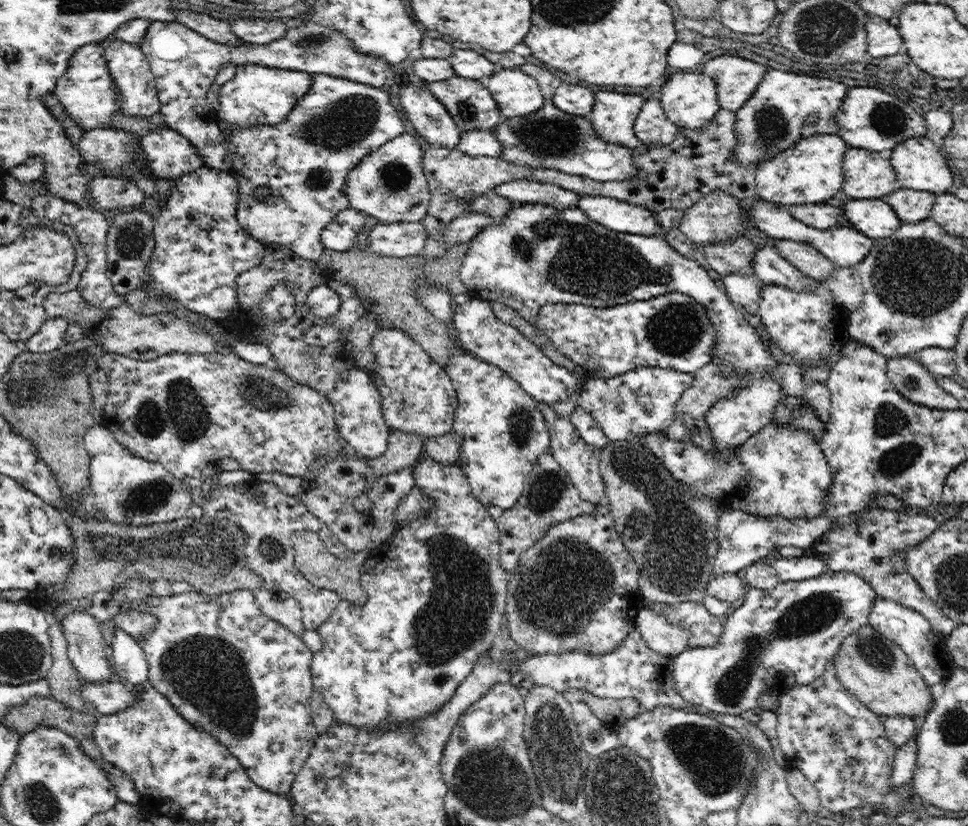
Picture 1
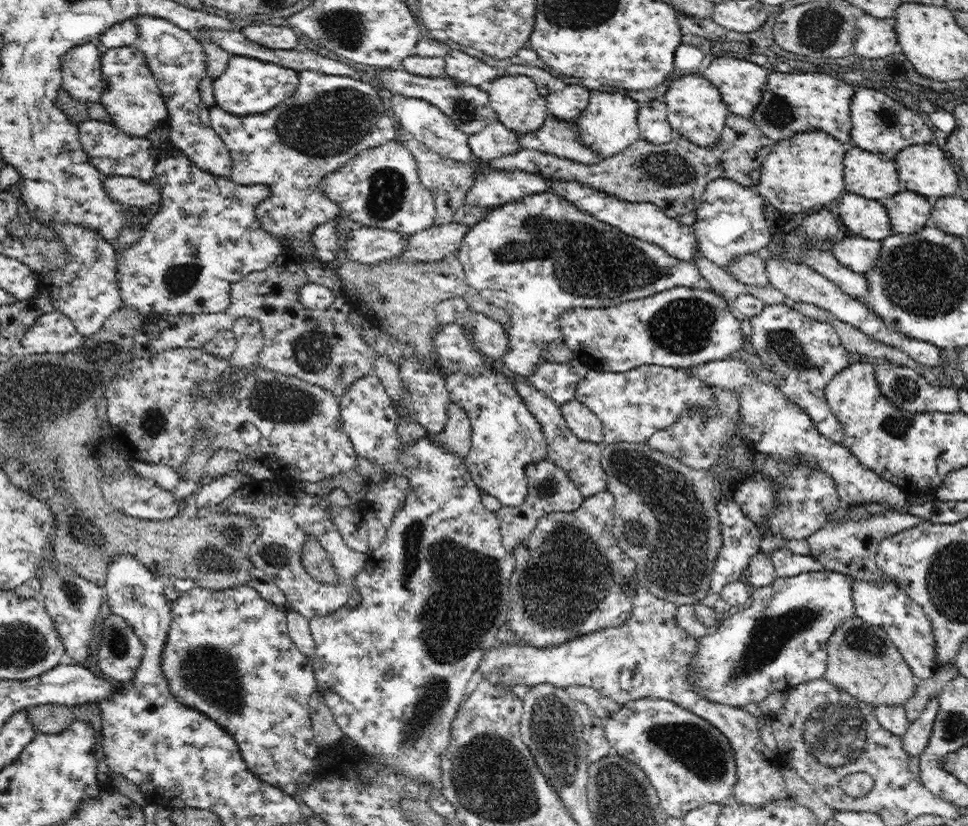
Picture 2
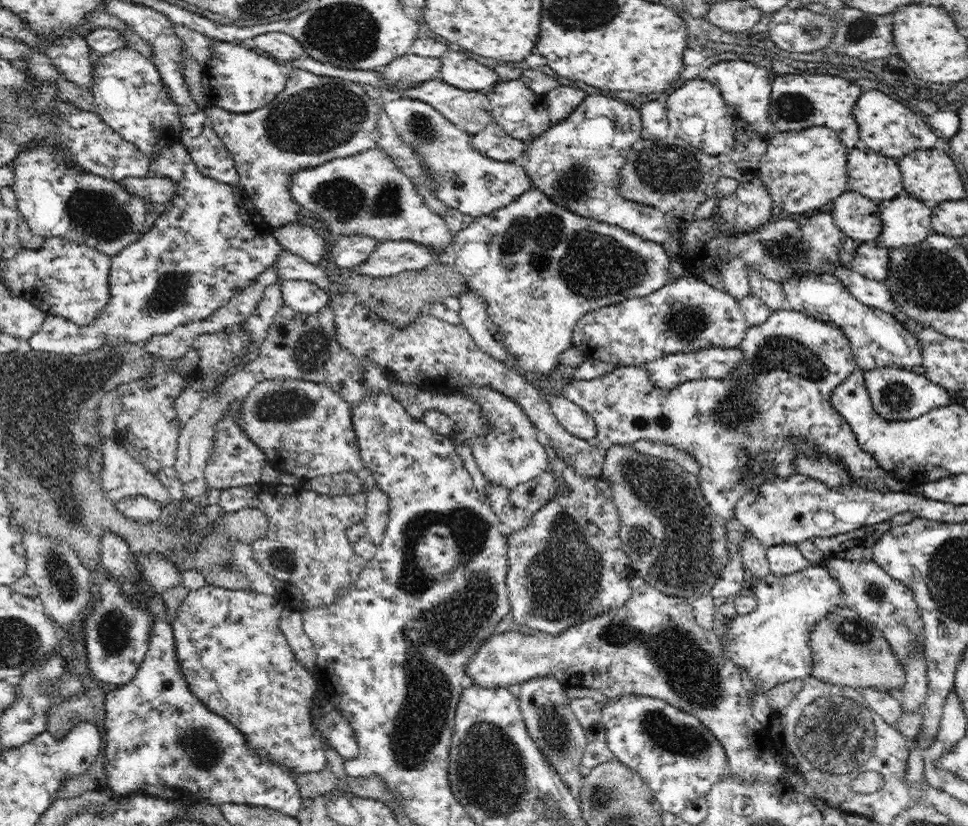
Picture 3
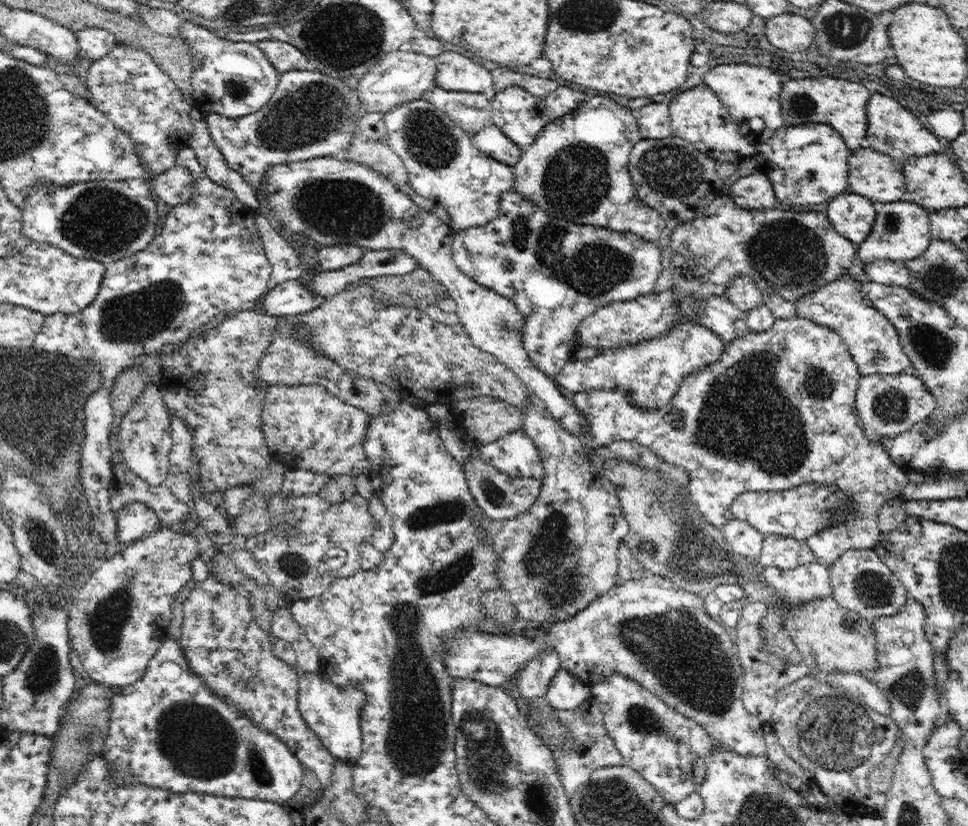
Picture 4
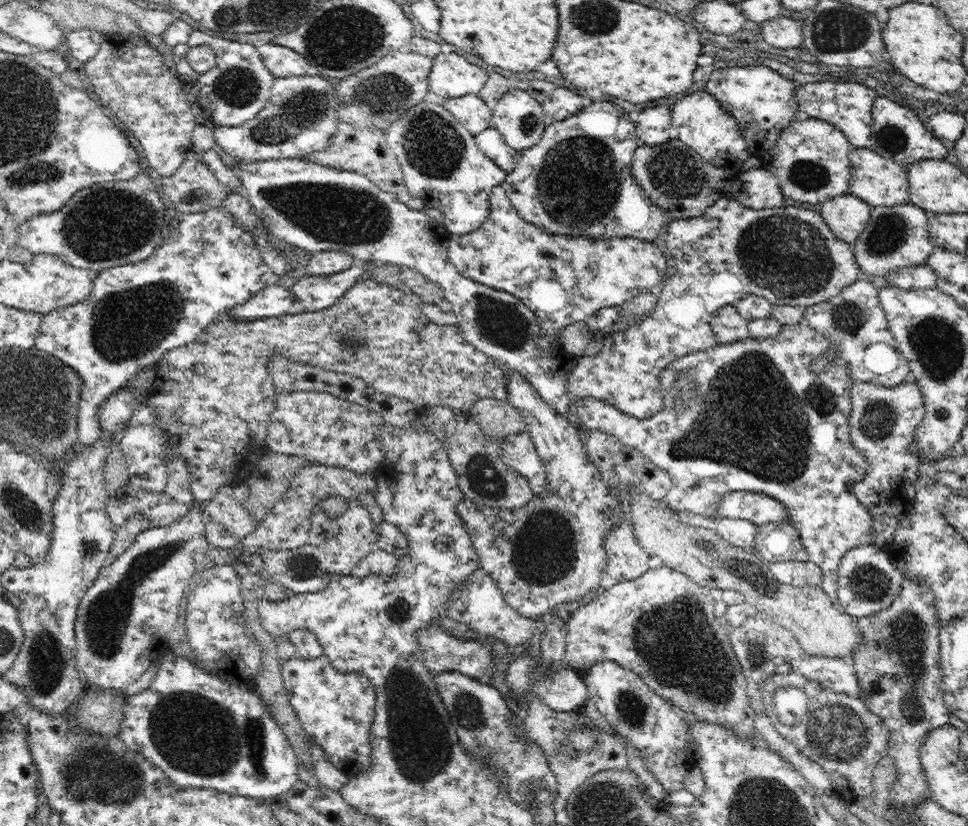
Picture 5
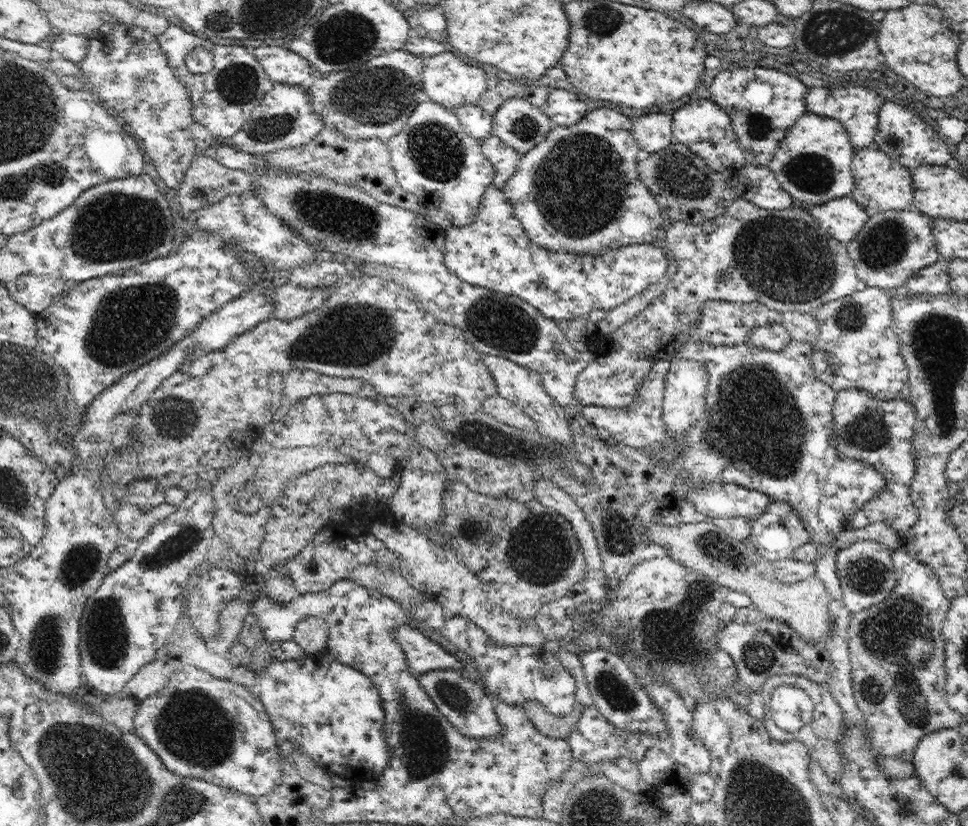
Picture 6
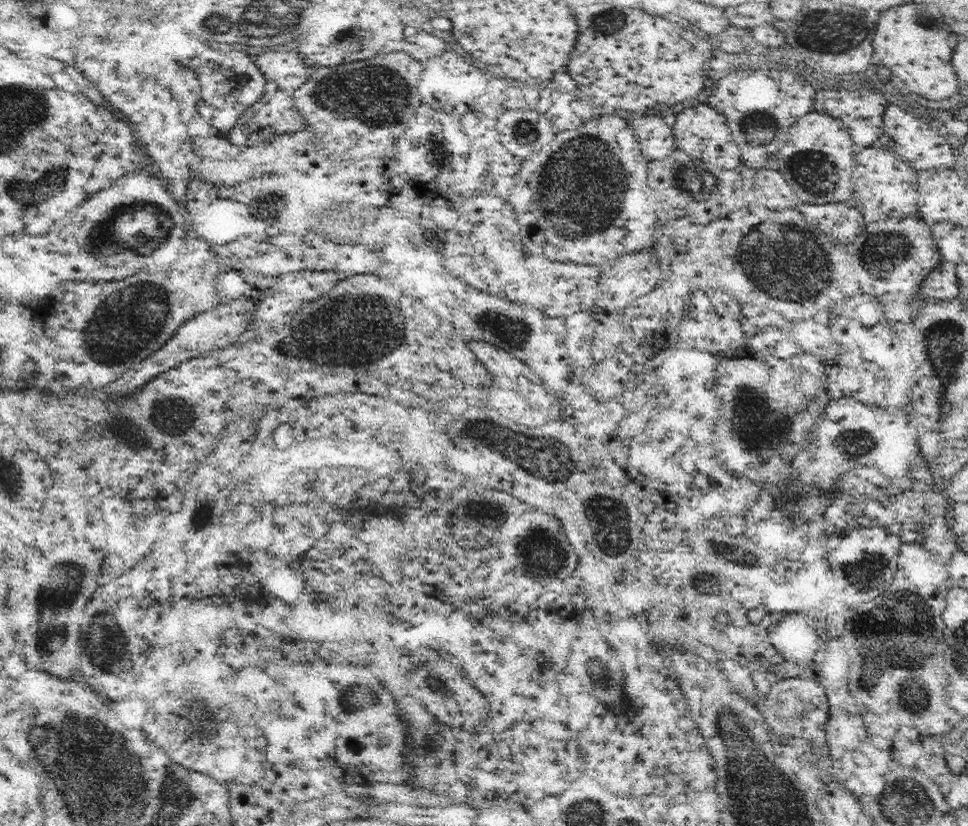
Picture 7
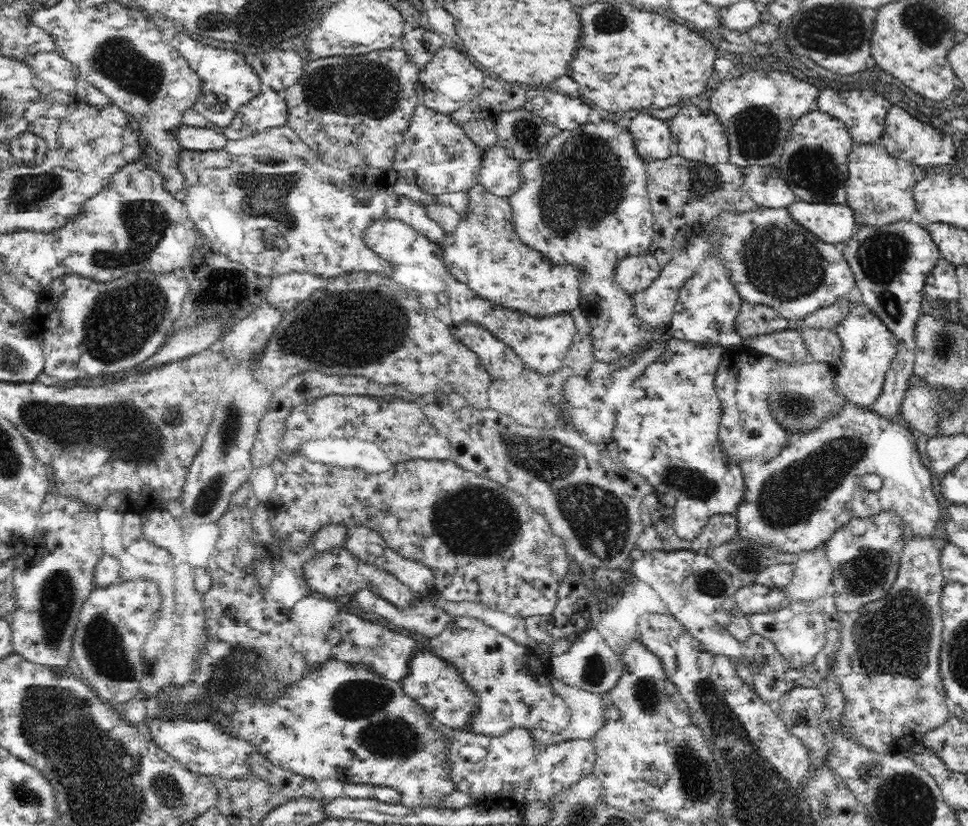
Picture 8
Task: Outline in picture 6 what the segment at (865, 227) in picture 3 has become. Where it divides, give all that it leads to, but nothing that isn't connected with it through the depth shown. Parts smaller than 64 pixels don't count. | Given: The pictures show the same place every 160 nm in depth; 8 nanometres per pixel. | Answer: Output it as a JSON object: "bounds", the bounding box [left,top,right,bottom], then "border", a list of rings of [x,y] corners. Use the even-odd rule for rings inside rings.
{"bounds":[806,195,869,248],"border":[[[852,195],[806,208],[820,227],[846,248],[869,220],[864,207],[858,204]]]}

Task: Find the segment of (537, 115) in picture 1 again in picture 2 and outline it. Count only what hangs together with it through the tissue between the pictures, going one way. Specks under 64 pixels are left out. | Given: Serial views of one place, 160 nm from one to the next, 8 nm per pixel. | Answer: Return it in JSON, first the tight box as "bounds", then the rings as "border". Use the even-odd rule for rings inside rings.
{"bounds":[519,115,600,164],"border":[[[550,115],[542,128],[519,135],[520,146],[569,158],[580,164],[596,164],[600,155],[578,141],[576,123],[562,121]]]}

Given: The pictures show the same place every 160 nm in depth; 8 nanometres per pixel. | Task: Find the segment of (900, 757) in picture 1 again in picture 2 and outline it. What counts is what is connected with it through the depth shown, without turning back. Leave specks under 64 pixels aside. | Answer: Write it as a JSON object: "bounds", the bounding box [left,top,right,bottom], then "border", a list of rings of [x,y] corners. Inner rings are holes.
{"bounds":[902,695,940,758],"border":[[[940,695],[928,701],[919,719],[910,725],[902,736],[904,750],[910,757],[918,758],[926,748],[930,736],[932,736],[936,715],[940,710],[938,697]]]}

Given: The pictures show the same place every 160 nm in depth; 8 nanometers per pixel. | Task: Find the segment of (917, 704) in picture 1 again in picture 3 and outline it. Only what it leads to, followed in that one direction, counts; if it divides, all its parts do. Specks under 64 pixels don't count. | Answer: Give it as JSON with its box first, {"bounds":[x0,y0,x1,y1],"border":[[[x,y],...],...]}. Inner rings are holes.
{"bounds":[808,605,904,692],"border":[[[839,605],[828,612],[810,632],[808,647],[812,653],[810,675],[826,683],[854,689],[875,686],[886,692],[904,684],[904,667],[898,663],[884,633],[873,623],[858,615],[855,610]]]}

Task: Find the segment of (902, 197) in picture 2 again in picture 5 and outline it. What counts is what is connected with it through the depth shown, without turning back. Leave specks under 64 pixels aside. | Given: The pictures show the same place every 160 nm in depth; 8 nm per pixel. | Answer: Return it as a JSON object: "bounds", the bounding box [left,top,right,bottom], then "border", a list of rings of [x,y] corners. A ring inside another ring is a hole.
{"bounds":[852,202,934,277],"border":[[[911,202],[871,207],[868,225],[852,245],[856,263],[865,276],[883,277],[888,272],[911,266],[926,265],[934,252],[934,244],[929,236],[930,216]]]}

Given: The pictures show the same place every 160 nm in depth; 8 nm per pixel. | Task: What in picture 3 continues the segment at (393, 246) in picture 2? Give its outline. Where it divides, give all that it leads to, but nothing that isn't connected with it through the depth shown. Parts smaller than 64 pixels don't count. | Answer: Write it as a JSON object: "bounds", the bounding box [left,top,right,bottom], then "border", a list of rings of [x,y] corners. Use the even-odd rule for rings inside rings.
{"bounds":[331,235,377,269],"border":[[[366,235],[341,236],[331,249],[332,260],[342,268],[353,269],[368,259],[368,256],[377,248],[377,244],[376,240]]]}

